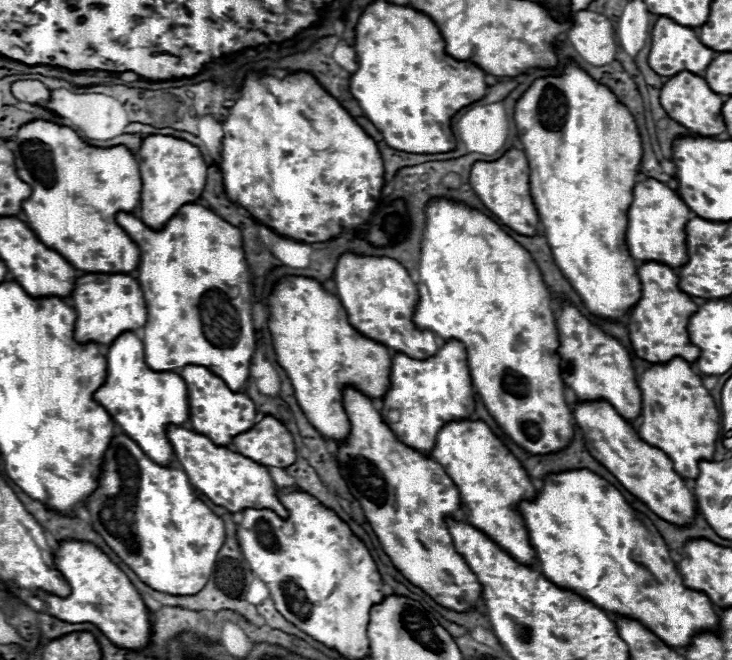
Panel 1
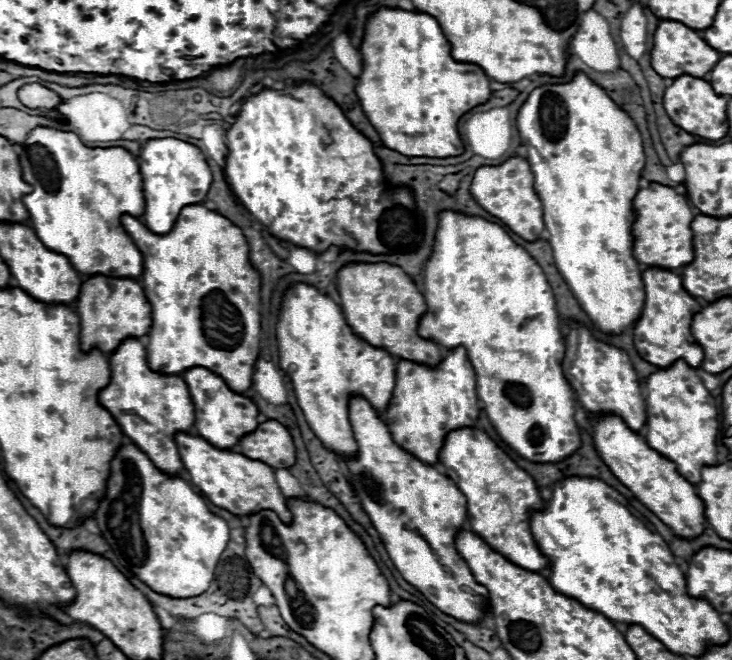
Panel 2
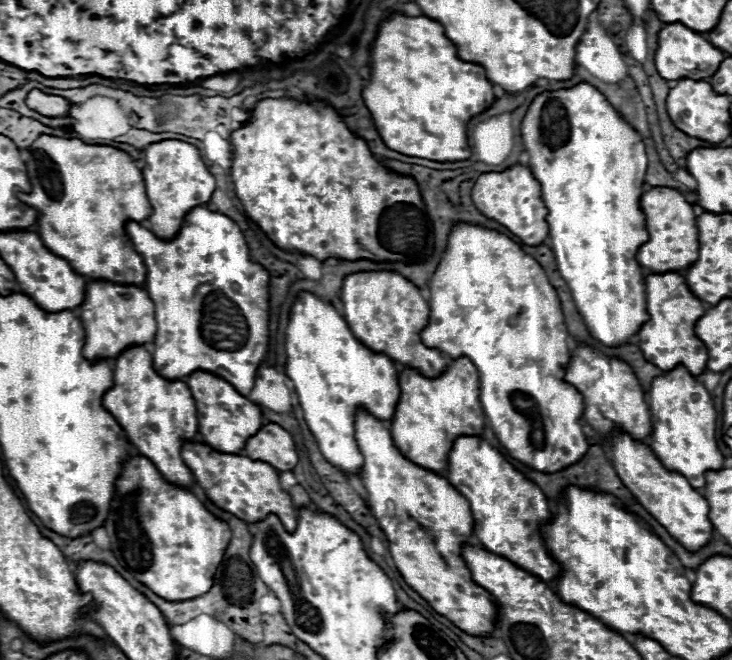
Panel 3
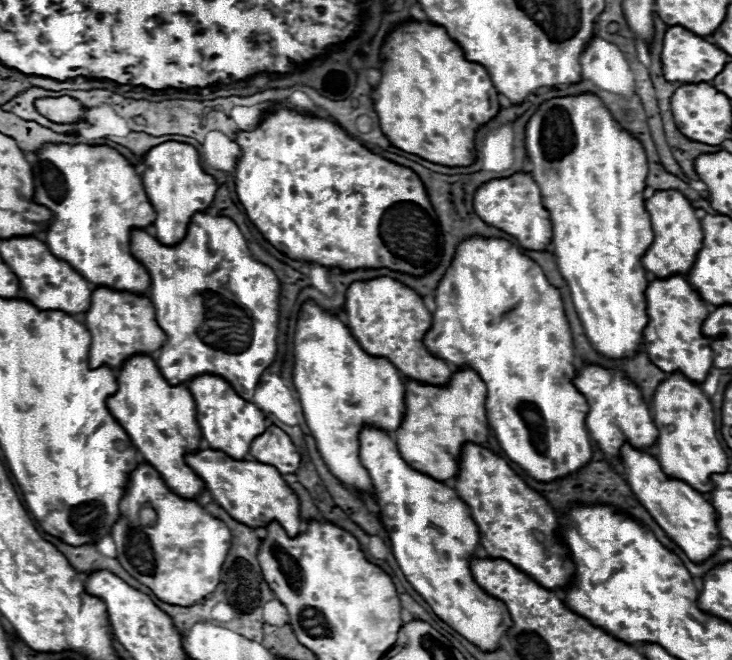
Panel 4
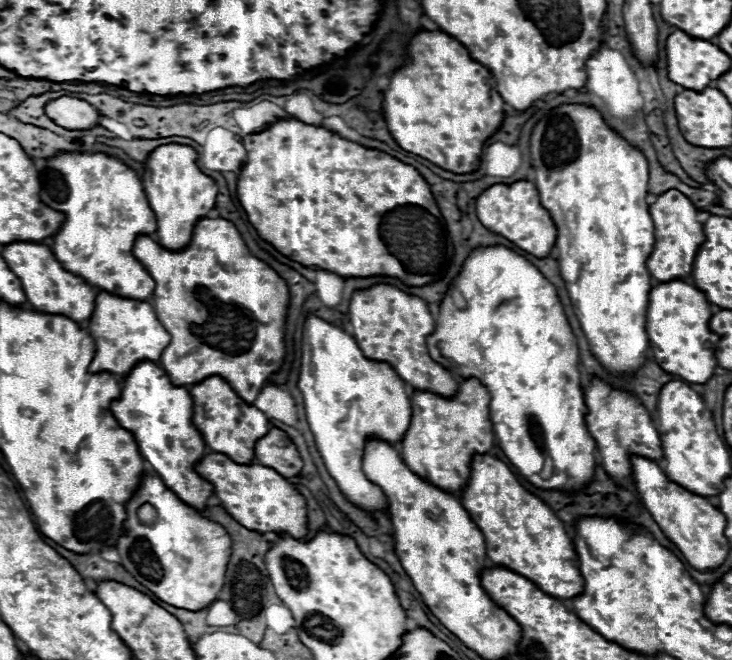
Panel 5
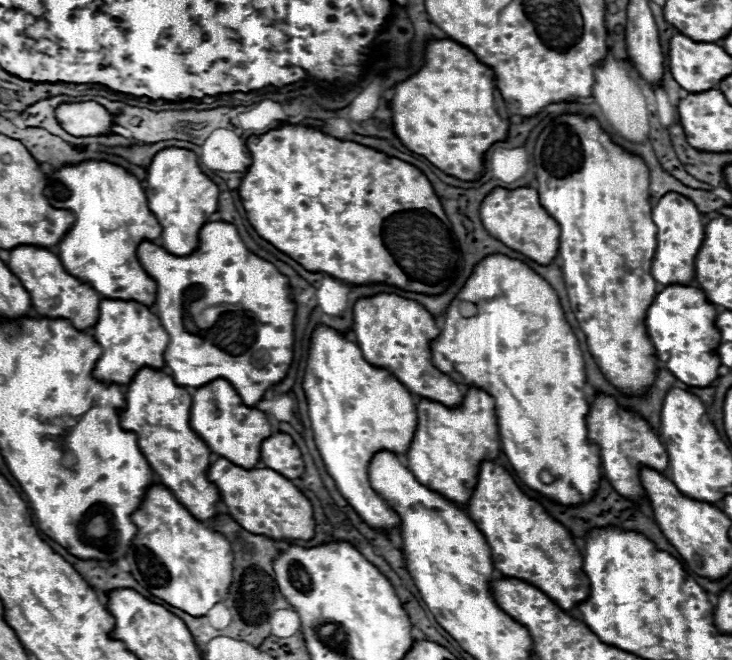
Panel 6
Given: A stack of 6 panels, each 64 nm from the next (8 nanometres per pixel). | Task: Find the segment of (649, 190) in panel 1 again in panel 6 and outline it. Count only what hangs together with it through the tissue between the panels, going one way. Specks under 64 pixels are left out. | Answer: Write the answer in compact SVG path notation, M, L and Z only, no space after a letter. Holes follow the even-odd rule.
M668 192L652 208L652 220L658 228L658 232L656 232L658 246L656 246L650 274L662 286L670 286L670 284L688 286L694 280L694 274L696 274L694 258L696 258L696 254L702 246L702 240L704 240L702 214L696 210L694 202L688 200L686 196L680 196L676 192Z

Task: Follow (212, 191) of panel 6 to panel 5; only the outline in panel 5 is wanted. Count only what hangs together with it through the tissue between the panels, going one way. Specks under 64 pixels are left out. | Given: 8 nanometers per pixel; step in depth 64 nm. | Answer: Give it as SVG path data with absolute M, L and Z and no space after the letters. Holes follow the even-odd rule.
M166 144L166 146L158 146L144 164L146 172L142 174L142 184L150 208L156 214L156 222L158 222L156 238L160 246L168 250L186 248L192 240L196 222L200 218L206 218L216 204L218 186L210 176L200 172L196 160L198 154L194 148L180 146L180 144Z

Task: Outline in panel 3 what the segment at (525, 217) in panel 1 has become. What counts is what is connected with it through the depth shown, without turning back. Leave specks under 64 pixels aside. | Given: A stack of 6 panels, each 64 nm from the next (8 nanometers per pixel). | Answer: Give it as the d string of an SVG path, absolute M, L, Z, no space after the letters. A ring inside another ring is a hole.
M520 164L504 172L482 174L472 188L472 202L486 218L496 220L528 246L540 246L548 238L548 210L544 208L544 202L540 198L540 184L532 176L532 172Z

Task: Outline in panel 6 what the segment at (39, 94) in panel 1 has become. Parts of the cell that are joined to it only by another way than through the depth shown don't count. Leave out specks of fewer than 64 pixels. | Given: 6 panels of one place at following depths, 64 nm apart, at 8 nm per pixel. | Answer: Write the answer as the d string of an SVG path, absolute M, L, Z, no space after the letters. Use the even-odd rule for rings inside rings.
M96 102L60 104L56 110L60 126L72 136L102 136L112 134L114 118Z

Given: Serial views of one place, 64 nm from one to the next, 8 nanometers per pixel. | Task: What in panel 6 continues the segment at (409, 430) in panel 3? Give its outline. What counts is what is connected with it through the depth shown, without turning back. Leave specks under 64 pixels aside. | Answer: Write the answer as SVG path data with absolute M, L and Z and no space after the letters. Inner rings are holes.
M472 386L460 408L444 408L442 404L430 400L418 400L416 412L418 428L406 454L406 466L422 486L444 496L464 510L474 494L480 464L484 460L494 462L500 454L494 400L484 390Z

